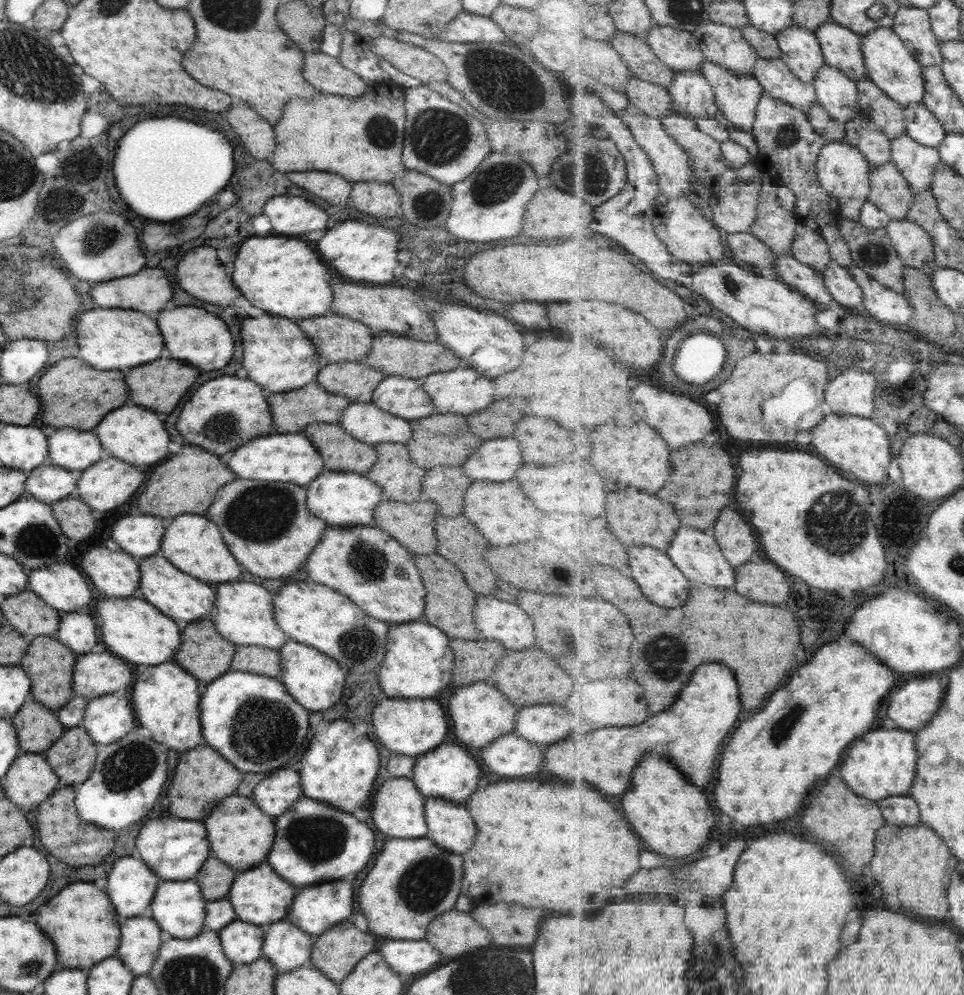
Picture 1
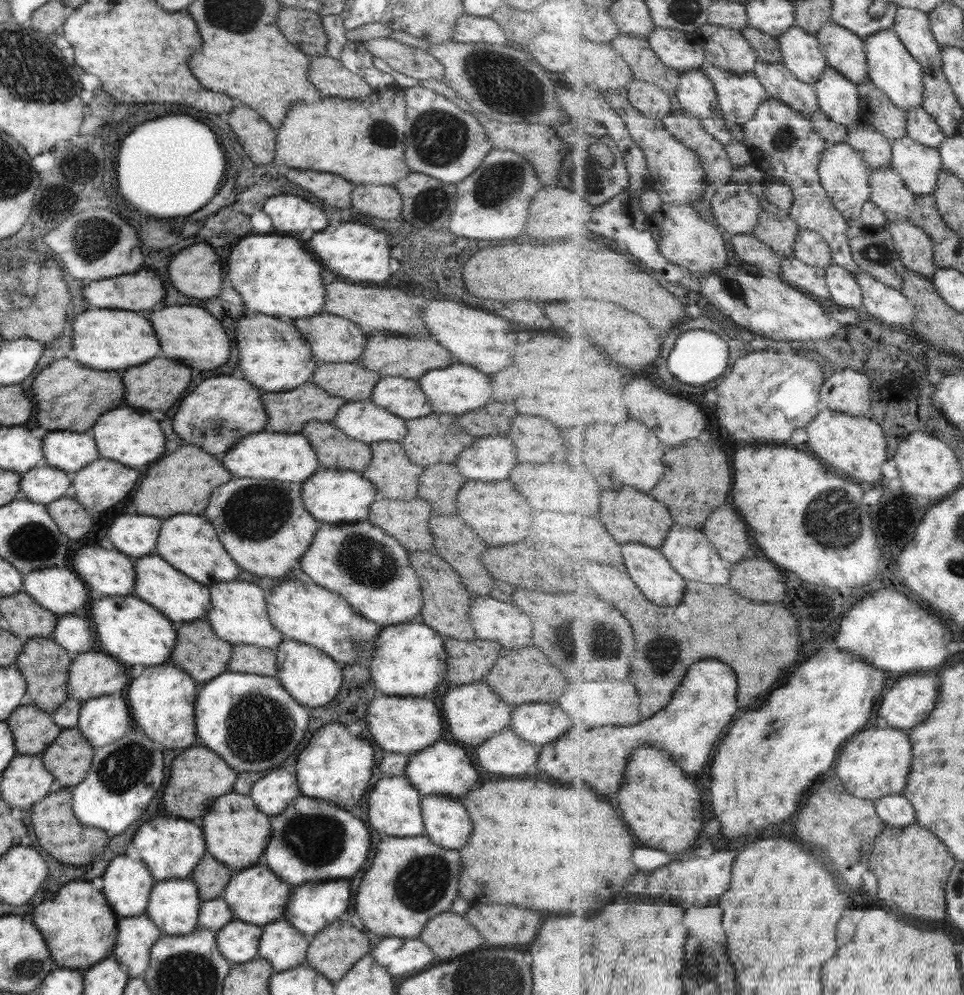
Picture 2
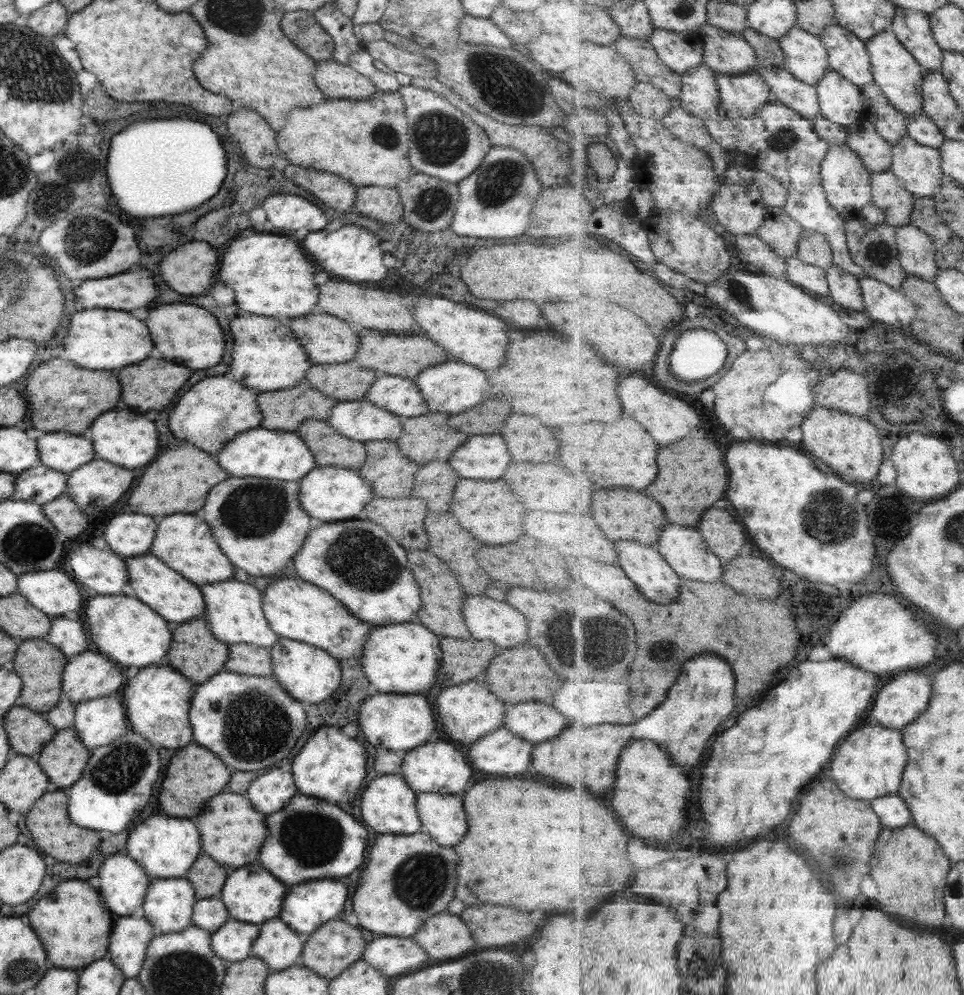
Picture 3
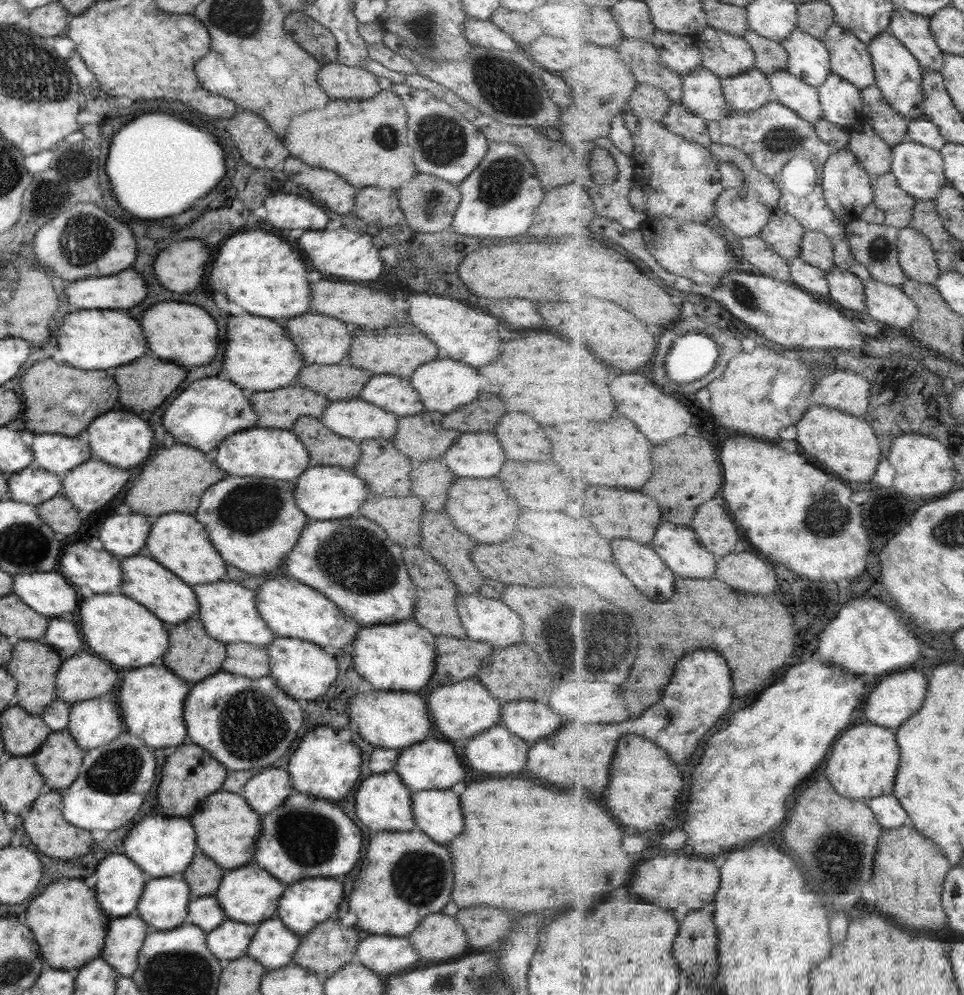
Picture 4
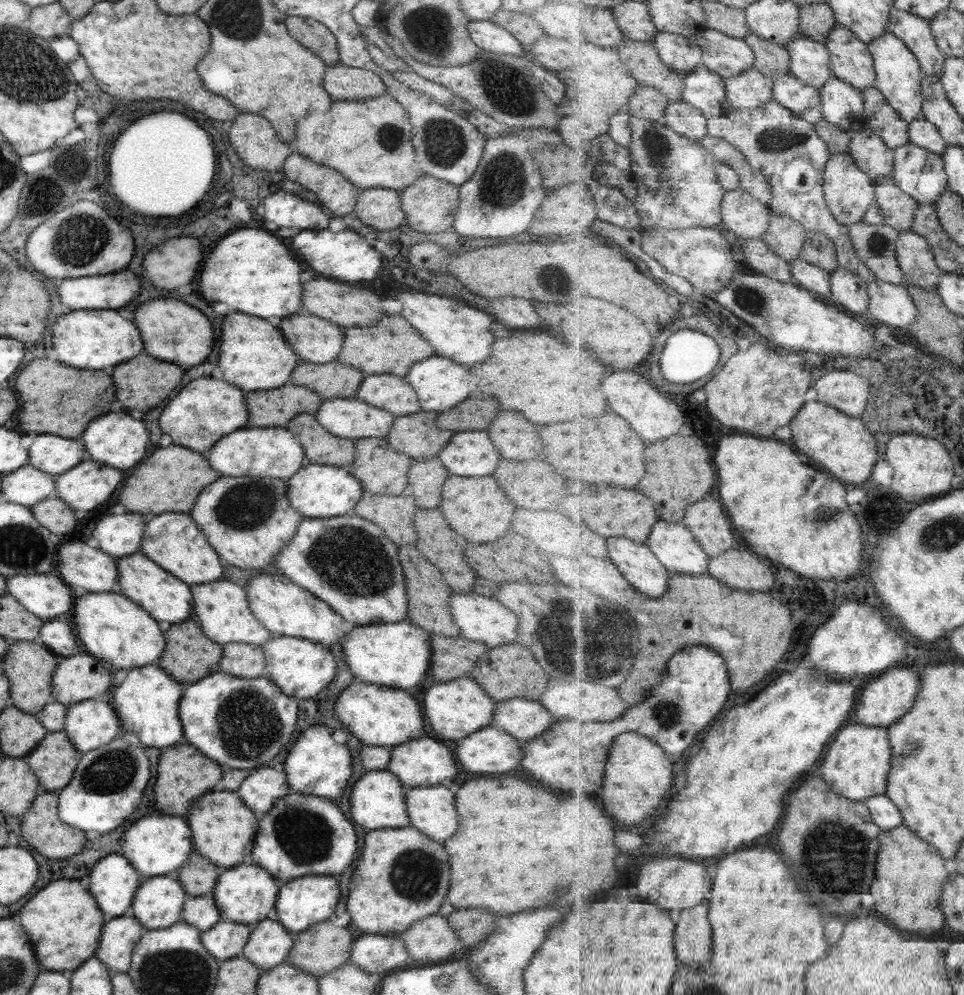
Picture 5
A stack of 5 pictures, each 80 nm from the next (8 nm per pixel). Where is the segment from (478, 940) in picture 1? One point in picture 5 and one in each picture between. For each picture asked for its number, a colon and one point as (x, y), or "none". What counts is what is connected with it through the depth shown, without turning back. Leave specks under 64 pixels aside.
2: (447, 935)
3: (443, 935)
4: (437, 938)
5: (430, 938)

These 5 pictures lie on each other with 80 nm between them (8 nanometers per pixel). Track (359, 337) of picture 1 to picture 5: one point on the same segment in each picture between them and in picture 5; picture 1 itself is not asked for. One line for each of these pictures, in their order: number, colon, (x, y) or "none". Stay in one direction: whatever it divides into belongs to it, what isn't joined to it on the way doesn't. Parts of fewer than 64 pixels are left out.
2: (332, 340)
3: (326, 340)
4: (320, 340)
5: (314, 340)

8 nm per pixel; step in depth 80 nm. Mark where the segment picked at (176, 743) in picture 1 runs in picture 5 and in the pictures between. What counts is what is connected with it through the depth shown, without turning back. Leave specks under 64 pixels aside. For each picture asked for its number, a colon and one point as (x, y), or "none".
2: (160, 700)
3: (156, 700)
4: (150, 700)
5: (145, 702)

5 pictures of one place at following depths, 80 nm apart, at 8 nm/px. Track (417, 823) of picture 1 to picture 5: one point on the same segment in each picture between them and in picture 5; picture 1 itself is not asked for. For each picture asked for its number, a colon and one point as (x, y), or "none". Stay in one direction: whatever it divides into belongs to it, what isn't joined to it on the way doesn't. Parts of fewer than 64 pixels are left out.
2: (393, 808)
3: (387, 805)
4: (382, 802)
5: (376, 801)

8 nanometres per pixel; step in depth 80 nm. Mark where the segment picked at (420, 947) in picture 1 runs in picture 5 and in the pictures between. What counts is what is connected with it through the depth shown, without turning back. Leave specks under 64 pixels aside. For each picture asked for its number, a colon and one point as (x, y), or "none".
2: (397, 956)
3: (392, 956)
4: (381, 954)
5: (379, 954)

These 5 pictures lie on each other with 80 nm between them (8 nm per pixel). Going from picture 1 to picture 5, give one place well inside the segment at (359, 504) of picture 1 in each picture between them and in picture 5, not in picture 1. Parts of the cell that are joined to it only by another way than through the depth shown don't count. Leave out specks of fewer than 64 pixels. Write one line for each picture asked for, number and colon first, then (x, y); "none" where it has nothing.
2: (335, 496)
3: (326, 493)
4: (322, 492)
5: (317, 491)

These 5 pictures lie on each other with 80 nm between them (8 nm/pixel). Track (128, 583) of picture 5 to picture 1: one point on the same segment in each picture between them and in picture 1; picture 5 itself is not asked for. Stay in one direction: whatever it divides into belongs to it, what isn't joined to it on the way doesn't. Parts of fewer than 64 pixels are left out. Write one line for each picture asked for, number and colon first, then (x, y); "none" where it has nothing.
1: (180, 597)
2: (179, 599)
3: (174, 599)
4: (156, 589)

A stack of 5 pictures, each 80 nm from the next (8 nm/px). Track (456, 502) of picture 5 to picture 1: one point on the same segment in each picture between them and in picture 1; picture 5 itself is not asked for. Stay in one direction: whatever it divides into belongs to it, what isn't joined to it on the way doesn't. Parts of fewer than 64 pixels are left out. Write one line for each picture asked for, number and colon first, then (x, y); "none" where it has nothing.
1: (501, 513)
2: (494, 510)
3: (488, 510)
4: (480, 508)

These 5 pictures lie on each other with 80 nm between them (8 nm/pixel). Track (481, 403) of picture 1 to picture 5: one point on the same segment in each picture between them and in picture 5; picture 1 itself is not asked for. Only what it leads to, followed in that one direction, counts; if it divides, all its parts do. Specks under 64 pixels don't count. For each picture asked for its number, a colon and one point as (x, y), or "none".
2: (458, 388)
3: (451, 387)
4: (441, 385)
5: (437, 383)

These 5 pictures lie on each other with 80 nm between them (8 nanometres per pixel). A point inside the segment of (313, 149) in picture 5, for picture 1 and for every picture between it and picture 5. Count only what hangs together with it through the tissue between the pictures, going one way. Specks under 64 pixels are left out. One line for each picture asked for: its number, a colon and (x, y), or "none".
1: (359, 138)
2: (361, 140)
3: (364, 141)
4: (364, 142)

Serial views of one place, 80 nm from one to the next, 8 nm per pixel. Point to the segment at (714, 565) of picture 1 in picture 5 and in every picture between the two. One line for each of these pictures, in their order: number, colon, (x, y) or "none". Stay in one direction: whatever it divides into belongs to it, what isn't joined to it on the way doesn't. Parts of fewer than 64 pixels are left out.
2: (689, 550)
3: (685, 548)
4: (680, 546)
5: (676, 546)

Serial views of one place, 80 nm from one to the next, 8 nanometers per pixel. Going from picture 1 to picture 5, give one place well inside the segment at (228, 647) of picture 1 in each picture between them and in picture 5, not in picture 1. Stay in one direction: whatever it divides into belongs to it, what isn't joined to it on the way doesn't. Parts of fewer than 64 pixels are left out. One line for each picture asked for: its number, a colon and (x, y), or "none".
2: (198, 652)
3: (195, 653)
4: (191, 654)
5: (188, 655)

